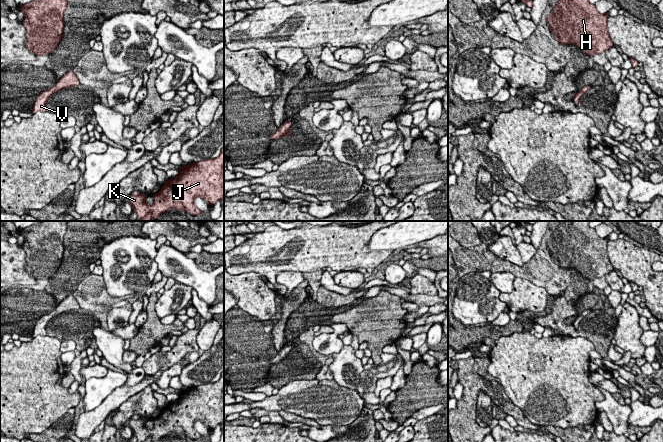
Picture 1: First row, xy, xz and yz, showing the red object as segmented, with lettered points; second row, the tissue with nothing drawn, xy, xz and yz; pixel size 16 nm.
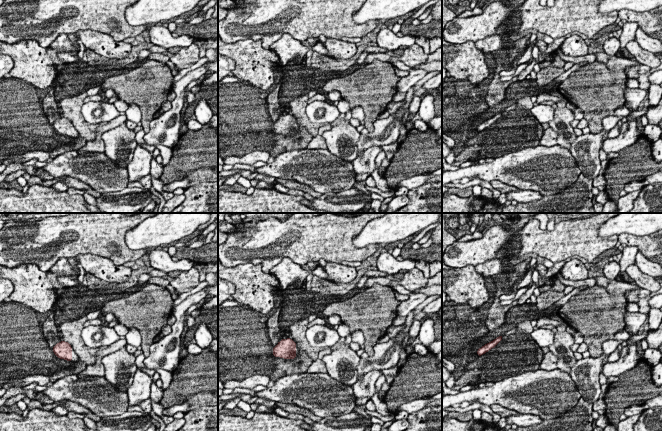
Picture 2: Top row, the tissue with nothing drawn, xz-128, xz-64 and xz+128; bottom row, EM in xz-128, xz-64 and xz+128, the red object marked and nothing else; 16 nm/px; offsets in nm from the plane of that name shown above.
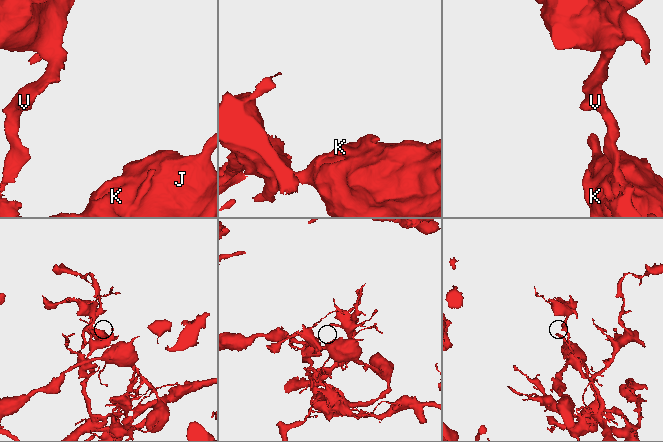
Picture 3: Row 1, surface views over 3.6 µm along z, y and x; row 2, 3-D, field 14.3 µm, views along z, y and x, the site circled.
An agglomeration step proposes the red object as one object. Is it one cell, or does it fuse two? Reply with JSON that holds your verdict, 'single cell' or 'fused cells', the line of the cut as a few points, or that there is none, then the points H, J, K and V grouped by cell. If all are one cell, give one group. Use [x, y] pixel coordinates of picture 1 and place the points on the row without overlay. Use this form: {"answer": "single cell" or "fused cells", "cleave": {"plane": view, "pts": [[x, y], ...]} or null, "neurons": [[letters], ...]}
{"answer": "single cell", "cleave": null, "neurons": [["H", "J", "K", "V"]]}

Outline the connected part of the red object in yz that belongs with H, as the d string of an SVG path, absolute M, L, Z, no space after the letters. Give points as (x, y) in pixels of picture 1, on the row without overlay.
M560 221L545 244L551 258L560 268L574 268L587 279L594 280L613 271L613 266L607 254L609 238L601 238L595 228L589 226L589 222Z

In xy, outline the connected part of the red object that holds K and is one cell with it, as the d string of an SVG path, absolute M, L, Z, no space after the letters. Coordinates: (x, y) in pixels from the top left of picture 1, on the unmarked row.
M224 371L217 382L189 387L186 391L180 390L178 400L166 405L161 414L152 419L152 429L148 429L145 425L145 419L139 416L129 420L128 425L133 432L133 436L137 438L137 442L158 442L162 437L171 433L186 435L191 439L203 438L204 436L194 428L196 421L201 421L211 430L217 425L222 425L224 421Z

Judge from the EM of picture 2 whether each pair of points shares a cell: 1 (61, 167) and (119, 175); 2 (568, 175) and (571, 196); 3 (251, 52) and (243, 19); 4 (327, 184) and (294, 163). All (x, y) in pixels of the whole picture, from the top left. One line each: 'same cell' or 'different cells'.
1: same cell
2: different cells
3: different cells
4: same cell

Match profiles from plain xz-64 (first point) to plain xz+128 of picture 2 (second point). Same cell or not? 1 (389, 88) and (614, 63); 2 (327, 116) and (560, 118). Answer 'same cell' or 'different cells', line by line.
1: different cells
2: different cells

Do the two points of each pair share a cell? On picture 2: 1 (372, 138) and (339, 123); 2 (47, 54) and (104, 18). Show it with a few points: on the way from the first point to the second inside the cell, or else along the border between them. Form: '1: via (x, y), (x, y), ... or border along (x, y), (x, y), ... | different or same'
1: border along (361, 134), (357, 141), (356, 156) | different
2: border along (26, 40), (36, 40), (42, 46), (49, 46) | different

